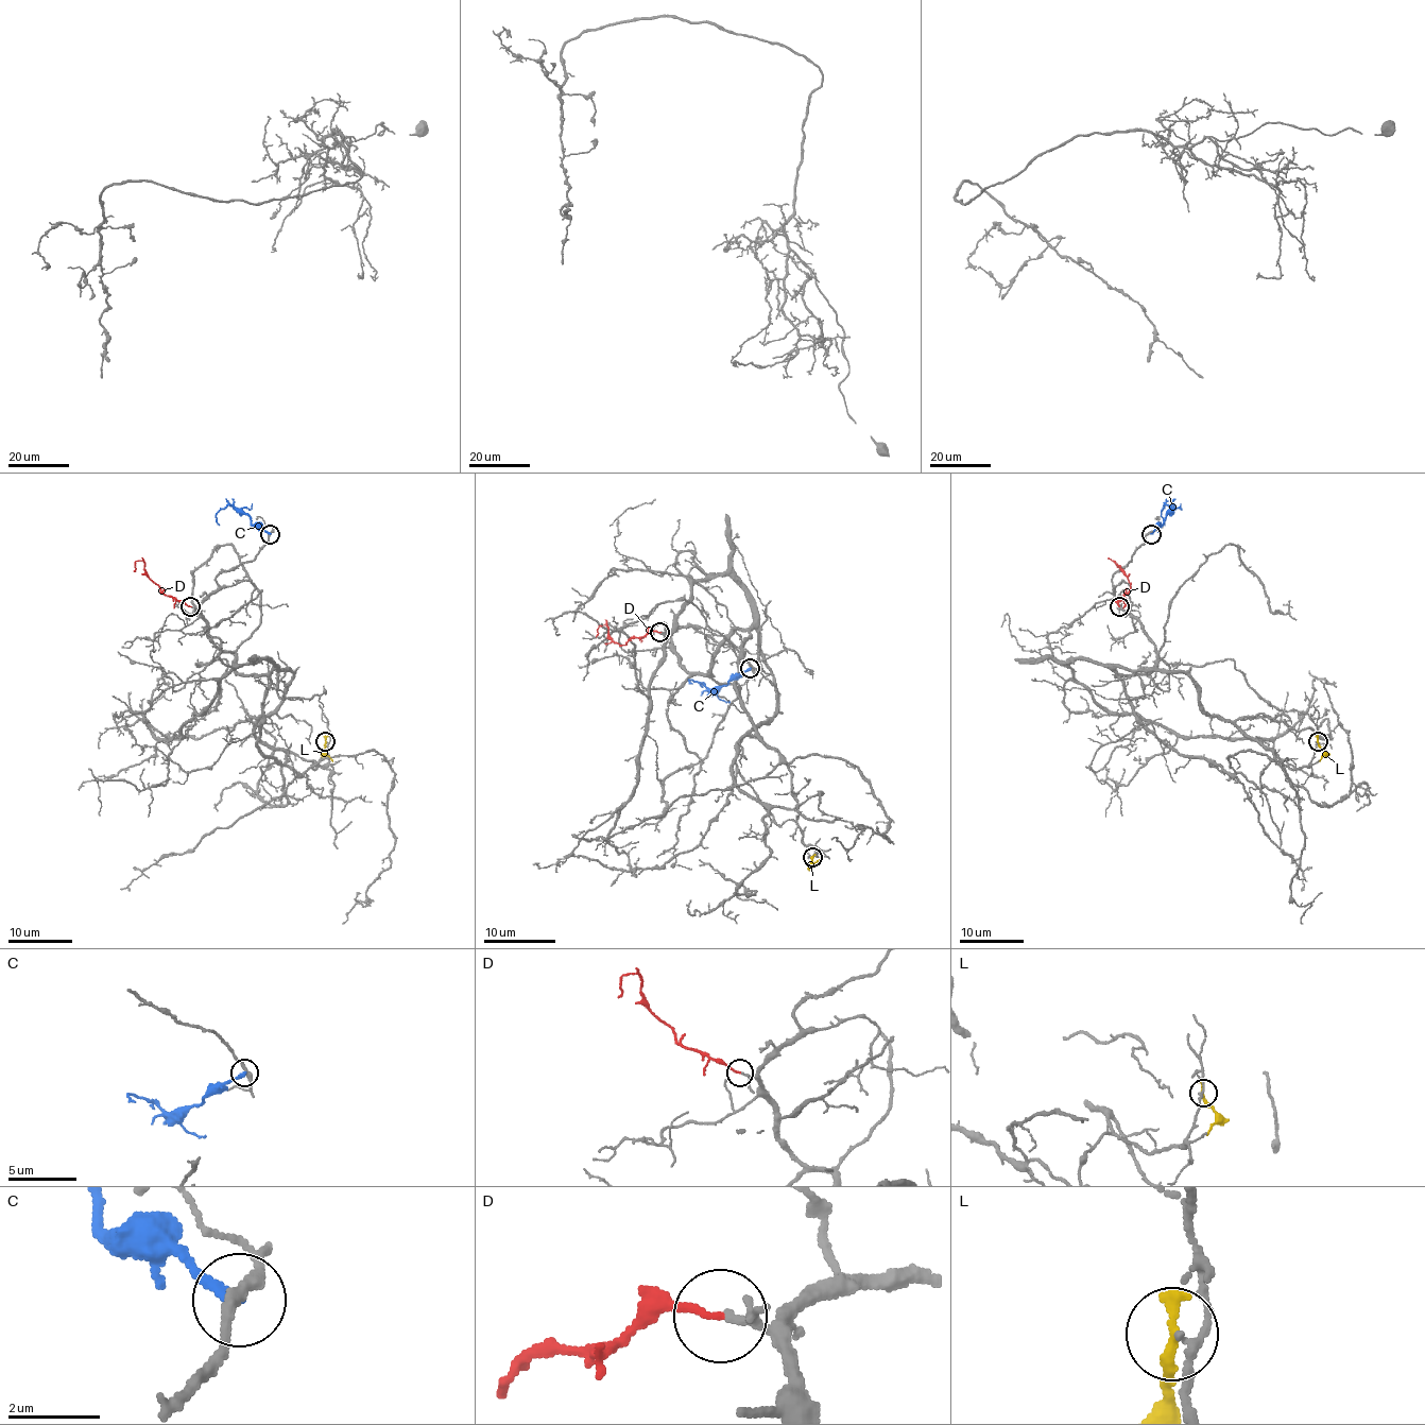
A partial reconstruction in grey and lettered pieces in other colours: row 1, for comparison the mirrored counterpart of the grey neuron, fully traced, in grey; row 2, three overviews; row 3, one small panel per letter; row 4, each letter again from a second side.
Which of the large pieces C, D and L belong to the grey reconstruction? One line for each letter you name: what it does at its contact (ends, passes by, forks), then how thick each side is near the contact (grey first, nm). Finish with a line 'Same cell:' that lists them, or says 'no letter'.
D: it ends | 140/140 nm
Same cell: D

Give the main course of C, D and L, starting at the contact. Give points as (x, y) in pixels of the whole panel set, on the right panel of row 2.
C: (1150, 534), (1168, 513), (1166, 505), (1162, 515), (1165, 525)
D: (1118, 606), (1130, 588), (1130, 582), (1112, 560), (1123, 571)
L: (1318, 741), (1323, 753), (1320, 760)

